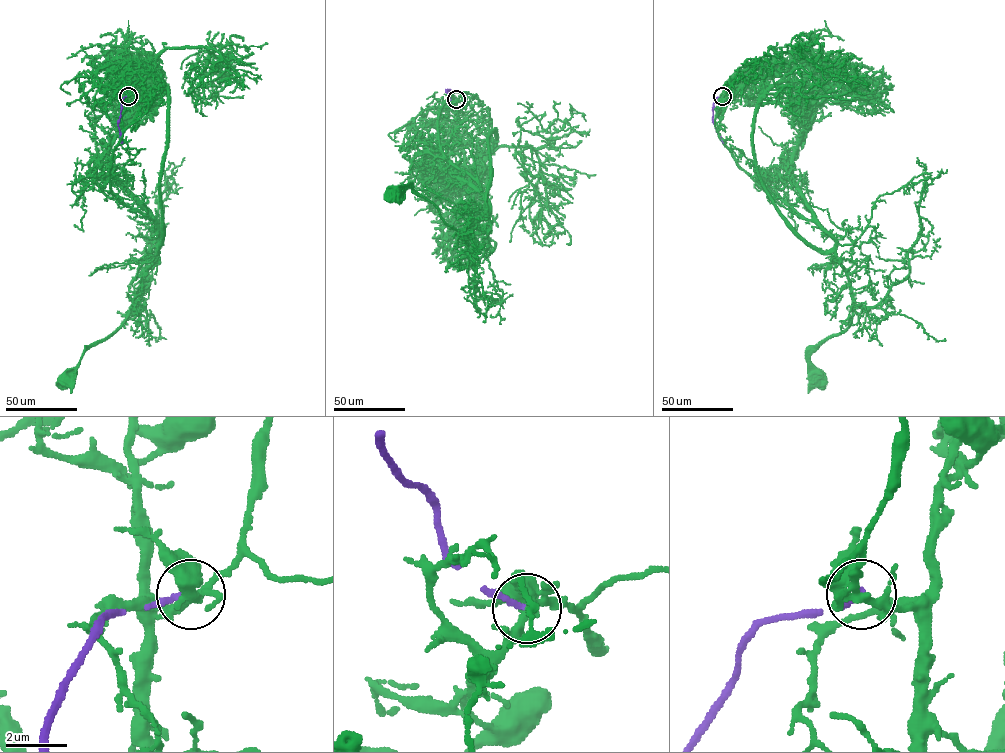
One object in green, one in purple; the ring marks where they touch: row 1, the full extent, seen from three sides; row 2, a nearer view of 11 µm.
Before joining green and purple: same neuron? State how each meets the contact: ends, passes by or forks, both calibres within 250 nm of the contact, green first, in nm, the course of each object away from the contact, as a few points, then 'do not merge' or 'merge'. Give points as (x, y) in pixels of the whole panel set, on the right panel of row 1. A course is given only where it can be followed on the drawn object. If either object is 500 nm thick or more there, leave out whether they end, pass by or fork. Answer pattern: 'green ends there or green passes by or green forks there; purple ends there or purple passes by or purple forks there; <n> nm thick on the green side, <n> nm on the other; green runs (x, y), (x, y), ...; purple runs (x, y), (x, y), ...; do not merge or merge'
green forks there; purple ends there; 320 nm thick on the green side, 170 nm on the other; green runs (721, 96), (723, 144), (762, 187), (828, 234), (848, 275), (852, 320), (810, 355), (814, 380); purple runs (721, 96), (714, 102), (712, 119), (724, 143); do not merge

